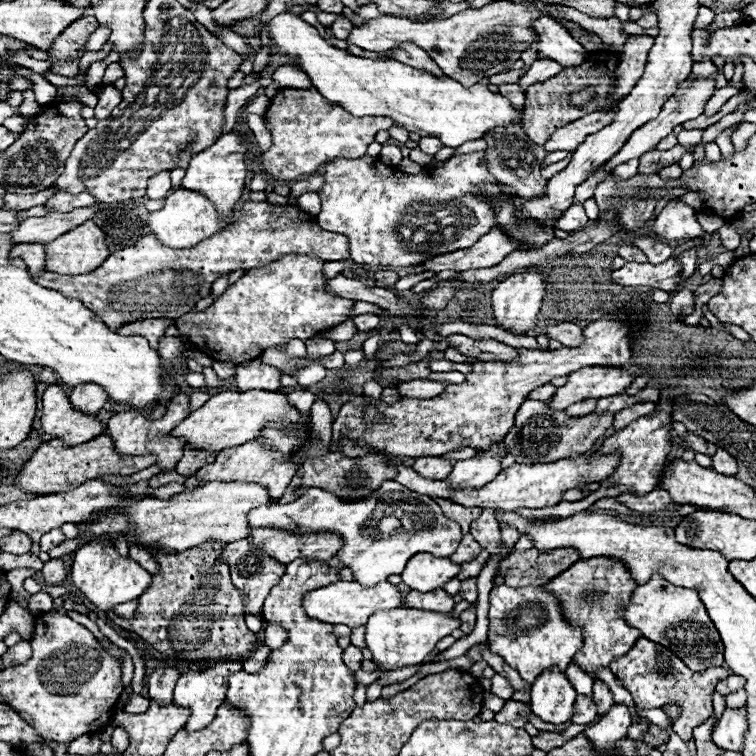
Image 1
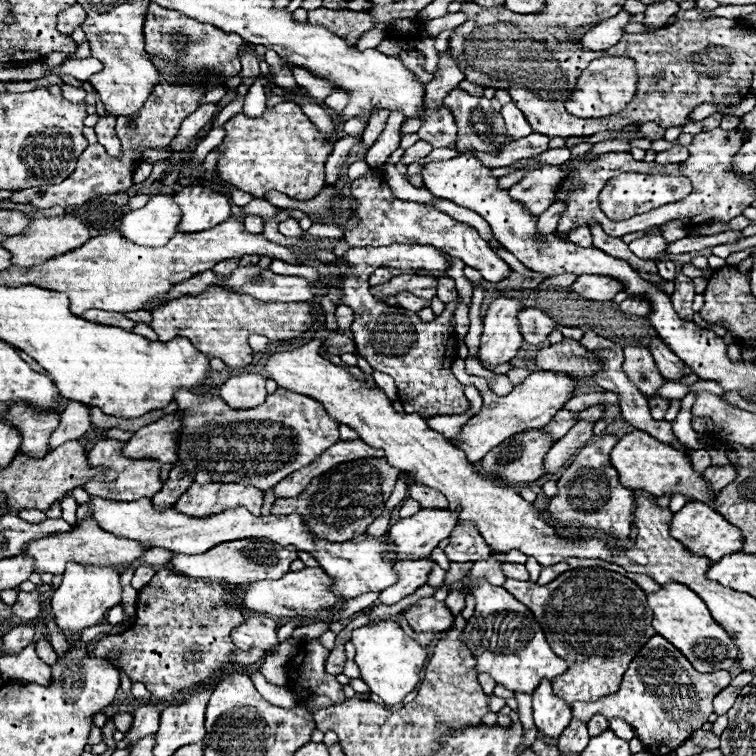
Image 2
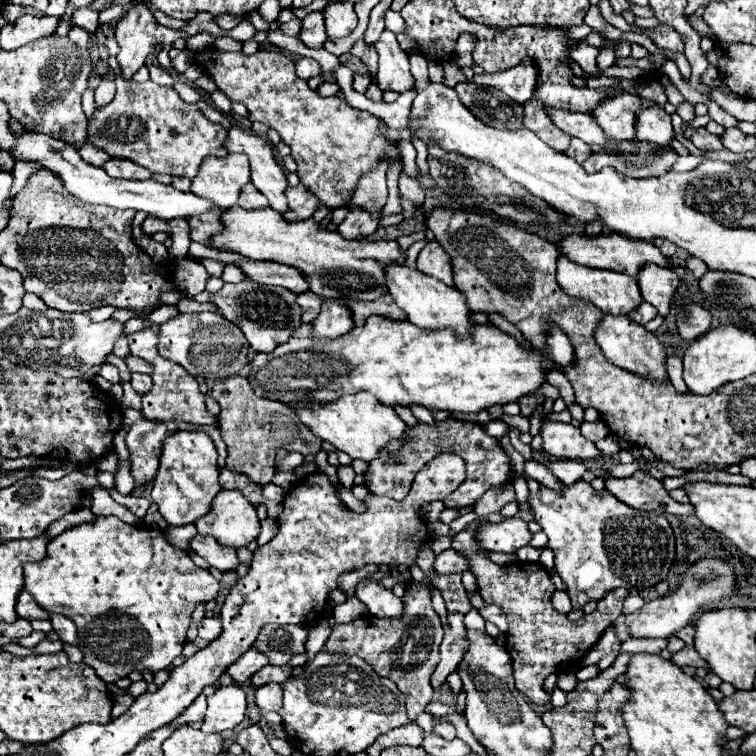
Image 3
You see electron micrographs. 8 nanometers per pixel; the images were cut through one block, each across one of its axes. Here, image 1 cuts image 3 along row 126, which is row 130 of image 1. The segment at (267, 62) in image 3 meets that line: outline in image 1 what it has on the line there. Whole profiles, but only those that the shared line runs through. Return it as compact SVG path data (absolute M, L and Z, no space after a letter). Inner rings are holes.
M310 86L308 90L282 88L272 98L266 116L270 120L268 130L272 134L272 146L260 158L260 162L264 174L278 182L302 180L334 158L360 158L374 142L374 136L394 124L390 120L380 120L372 116L366 120L358 120L344 108L324 100L324 96L320 96L314 86Z

